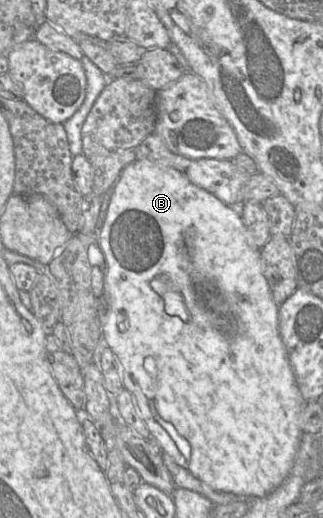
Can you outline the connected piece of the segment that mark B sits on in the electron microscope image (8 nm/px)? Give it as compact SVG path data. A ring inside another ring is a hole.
M148 159L135 160L124 167L115 182L95 251L103 263L105 306L101 326L102 340L118 358L123 386L134 396L138 412L151 436L157 439L162 451L168 453L179 466L190 471L212 489L257 498L268 495L286 479L295 461L302 436L298 419L305 400L297 386L280 336L279 305L273 300L264 276L260 250L251 248L247 243L245 227L238 209L193 184L183 173L167 164ZM152 280L164 282L166 290L172 289L181 296L187 306L186 319L166 313L164 299L152 288Z

